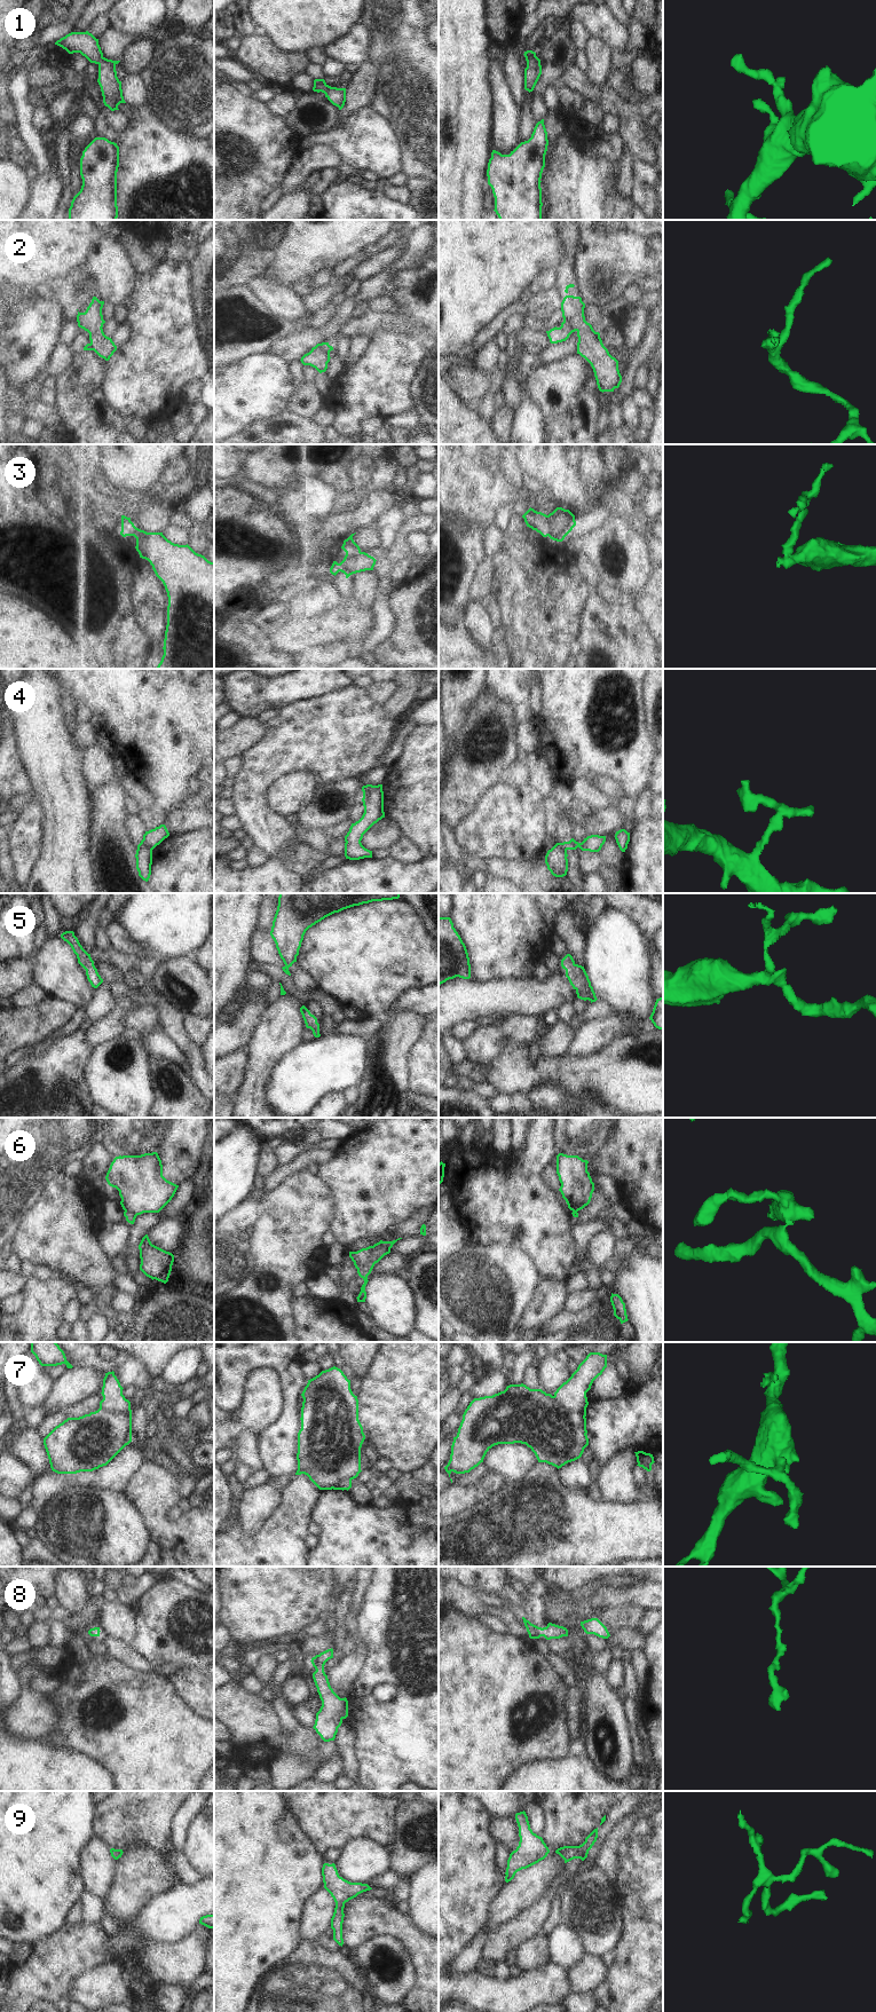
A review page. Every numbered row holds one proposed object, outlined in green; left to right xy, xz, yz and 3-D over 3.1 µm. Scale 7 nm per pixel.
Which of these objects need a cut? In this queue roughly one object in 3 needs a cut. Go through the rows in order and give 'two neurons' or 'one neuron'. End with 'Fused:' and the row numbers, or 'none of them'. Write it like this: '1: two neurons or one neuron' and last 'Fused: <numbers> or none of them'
1: one neuron
2: one neuron
3: two neurons
4: two neurons
5: one neuron
6: two neurons
7: two neurons
8: one neuron
9: one neuron
Fused: 3, 4, 6, 7

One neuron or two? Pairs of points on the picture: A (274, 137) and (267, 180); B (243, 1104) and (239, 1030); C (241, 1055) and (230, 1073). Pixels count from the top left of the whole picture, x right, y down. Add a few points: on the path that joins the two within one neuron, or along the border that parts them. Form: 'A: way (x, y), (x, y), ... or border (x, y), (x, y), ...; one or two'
A: way (267, 148), (267, 170); one
B: border (258, 1023), (252, 1038), (245, 1047); two
C: way (238, 1059), (231, 1068); one

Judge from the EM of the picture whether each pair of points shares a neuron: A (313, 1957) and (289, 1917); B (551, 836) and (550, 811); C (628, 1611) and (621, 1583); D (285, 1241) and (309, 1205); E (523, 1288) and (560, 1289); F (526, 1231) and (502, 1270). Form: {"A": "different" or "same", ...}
{"A": "different", "B": "same", "C": "same", "D": "same", "E": "different", "F": "different"}

